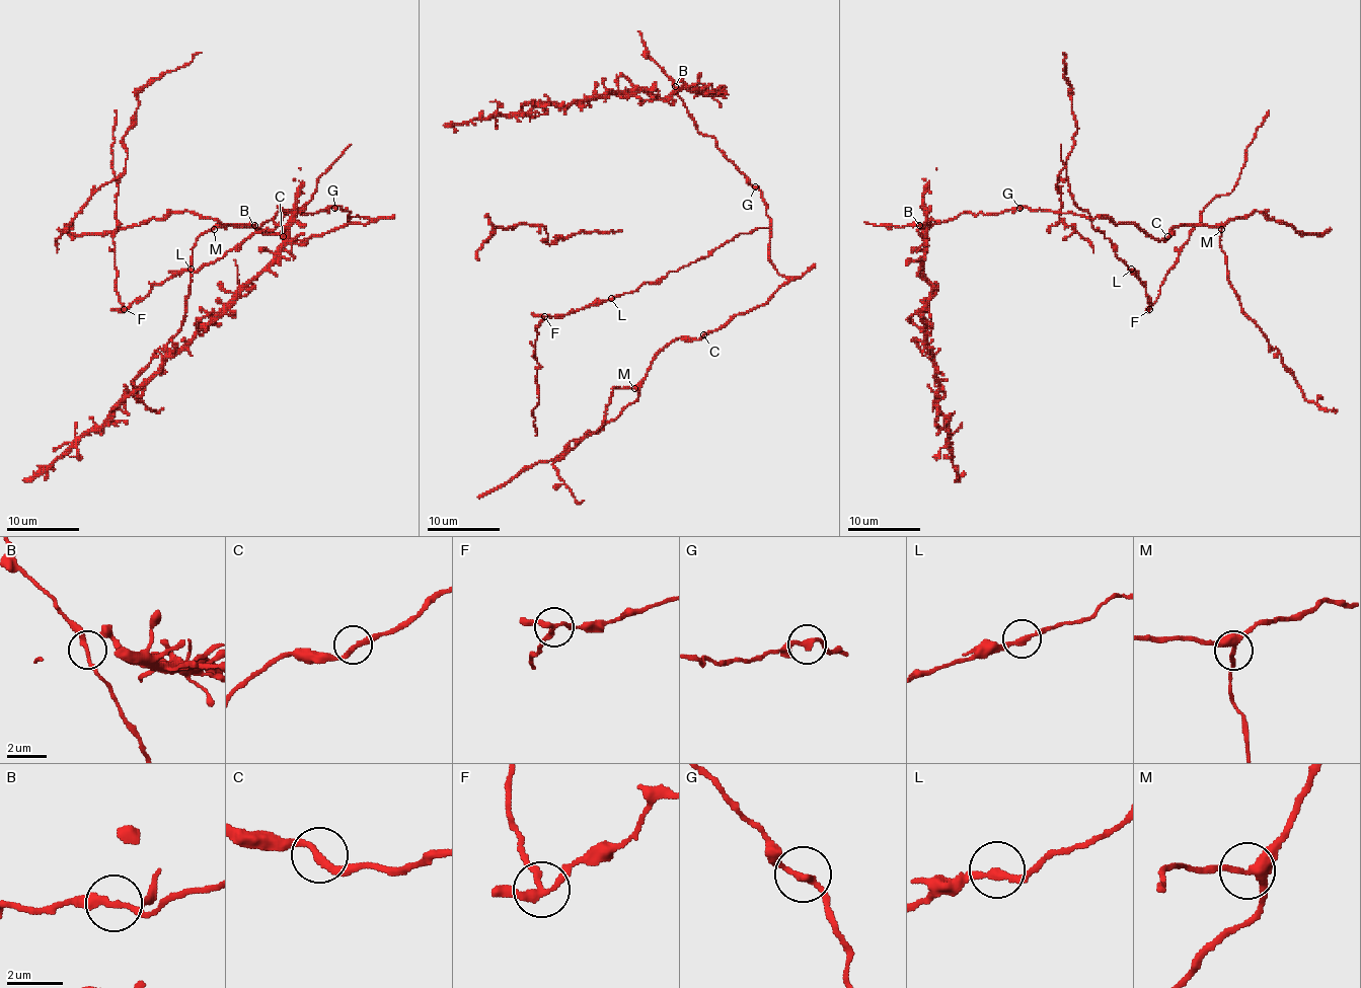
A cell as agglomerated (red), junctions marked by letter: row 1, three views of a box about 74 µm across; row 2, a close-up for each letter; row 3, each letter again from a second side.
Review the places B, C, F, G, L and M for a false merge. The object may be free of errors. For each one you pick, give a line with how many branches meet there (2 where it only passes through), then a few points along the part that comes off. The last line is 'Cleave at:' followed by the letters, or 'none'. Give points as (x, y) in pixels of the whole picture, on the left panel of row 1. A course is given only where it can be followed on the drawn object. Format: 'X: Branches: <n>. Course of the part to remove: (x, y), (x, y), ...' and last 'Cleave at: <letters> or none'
F: Branches: 3. Course of the part to remove: (124, 308), (117, 292), (112, 238), (119, 192), (110, 146), (115, 141), (115, 110)
Cleave at: F

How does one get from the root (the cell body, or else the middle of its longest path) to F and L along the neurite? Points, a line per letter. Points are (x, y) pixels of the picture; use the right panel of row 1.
F: (1079, 208), (1089, 215), (1091, 226), (1103, 231), (1115, 245), (1115, 254), (1138, 276), (1145, 287), (1149, 308)
L: (1079, 208), (1089, 215), (1091, 226), (1105, 233), (1115, 245), (1115, 254), (1129, 271), (1131, 269)

